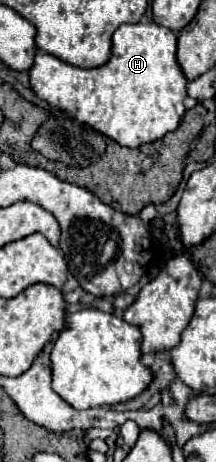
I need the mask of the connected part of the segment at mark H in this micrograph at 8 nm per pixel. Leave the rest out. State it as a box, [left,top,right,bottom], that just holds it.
[30,22,186,148]

